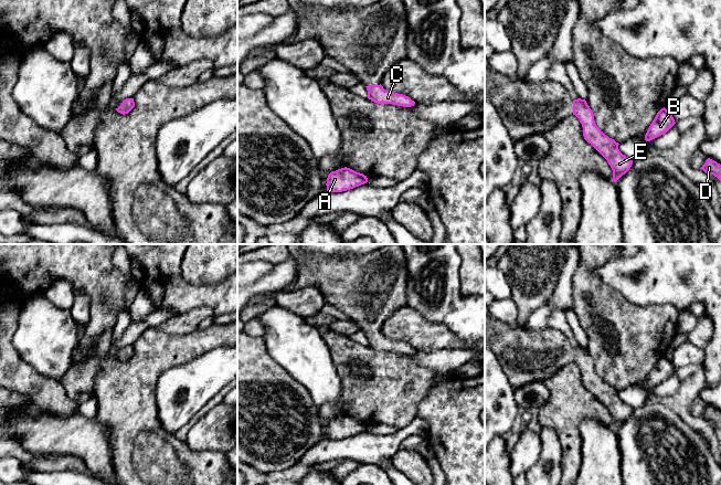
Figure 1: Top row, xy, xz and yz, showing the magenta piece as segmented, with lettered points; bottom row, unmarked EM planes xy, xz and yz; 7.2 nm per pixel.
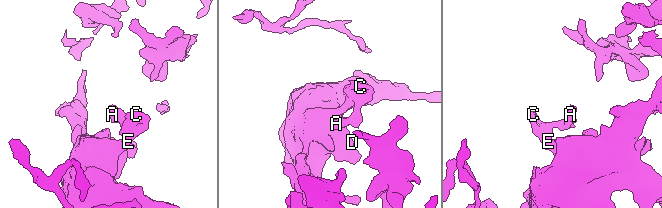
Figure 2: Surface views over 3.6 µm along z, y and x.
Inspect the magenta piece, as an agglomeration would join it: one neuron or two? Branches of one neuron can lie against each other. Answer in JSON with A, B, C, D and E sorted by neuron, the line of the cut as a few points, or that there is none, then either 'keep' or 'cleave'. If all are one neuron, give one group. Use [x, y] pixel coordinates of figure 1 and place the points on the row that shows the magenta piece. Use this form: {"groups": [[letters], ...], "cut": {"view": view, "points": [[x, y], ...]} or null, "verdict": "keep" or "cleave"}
{"groups": [["A", "B", "C", "D", "E"]], "cut": null, "verdict": "keep"}

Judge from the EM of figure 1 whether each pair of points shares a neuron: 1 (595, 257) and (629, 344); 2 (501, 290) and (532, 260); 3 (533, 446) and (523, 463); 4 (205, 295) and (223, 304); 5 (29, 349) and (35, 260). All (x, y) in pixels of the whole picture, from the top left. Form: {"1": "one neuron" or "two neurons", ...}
{"1": "one neuron", "2": "two neurons", "3": "one neuron", "4": "one neuron", "5": "two neurons"}

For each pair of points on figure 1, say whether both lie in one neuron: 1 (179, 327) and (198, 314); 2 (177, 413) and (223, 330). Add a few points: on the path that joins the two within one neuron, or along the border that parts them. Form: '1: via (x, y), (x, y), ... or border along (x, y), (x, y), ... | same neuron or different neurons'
1: via (183, 323), (189, 322), (193, 317) | same neuron
2: border along (225, 345), (213, 347), (190, 360) | different neurons

